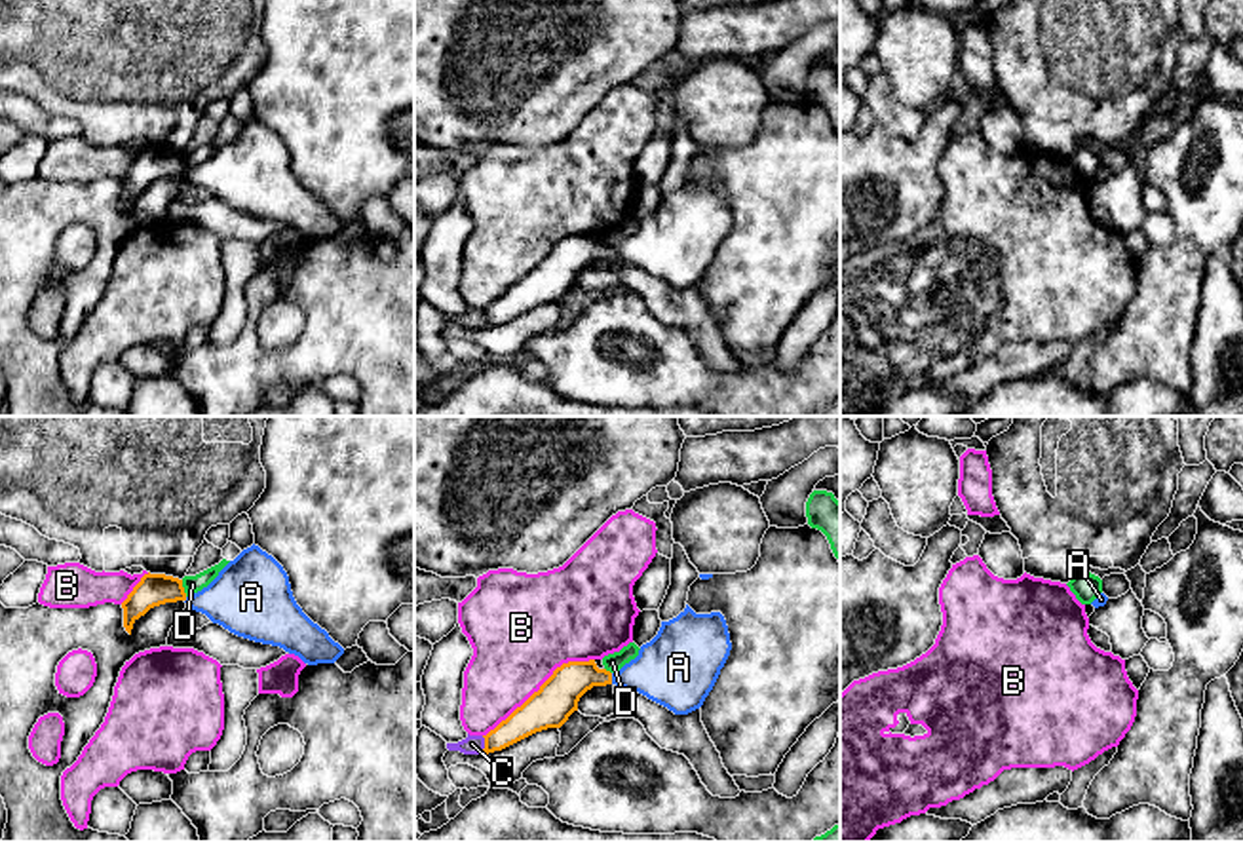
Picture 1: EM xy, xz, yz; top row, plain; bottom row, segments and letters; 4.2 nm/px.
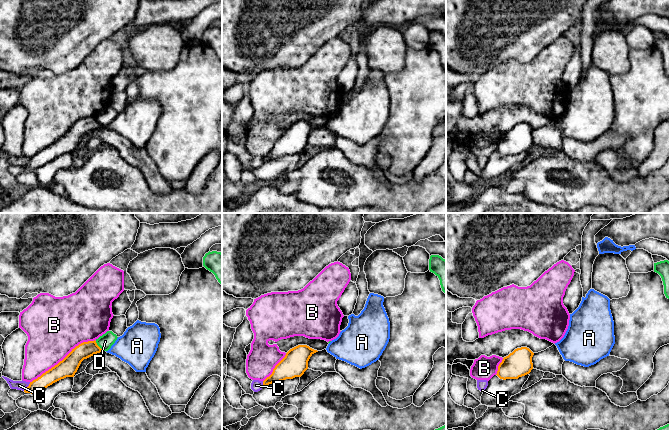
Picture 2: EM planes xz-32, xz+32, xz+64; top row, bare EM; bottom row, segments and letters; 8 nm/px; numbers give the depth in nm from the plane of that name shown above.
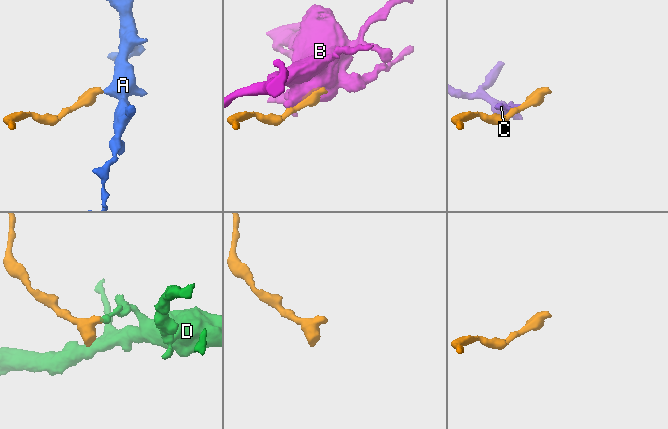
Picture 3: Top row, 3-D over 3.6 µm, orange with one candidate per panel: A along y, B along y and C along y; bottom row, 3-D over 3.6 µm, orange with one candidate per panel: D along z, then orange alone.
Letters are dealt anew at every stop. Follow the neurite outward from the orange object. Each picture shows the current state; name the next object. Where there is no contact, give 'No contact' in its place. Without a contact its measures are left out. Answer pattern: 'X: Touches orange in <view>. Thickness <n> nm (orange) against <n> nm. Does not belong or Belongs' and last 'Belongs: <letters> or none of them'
A: Touches orange in xz. Thickness 180 nm (orange) against 280 nm. Belongs
B: Touches orange in xz. Thickness 180 nm (orange) against 420 nm. Does not belong
C: Touches orange in xz. Thickness 140 nm (orange) against 80 nm. Does not belong
D: Touches orange in xy. Thickness 140 nm (orange) against 80 nm. Does not belong
Belongs: A

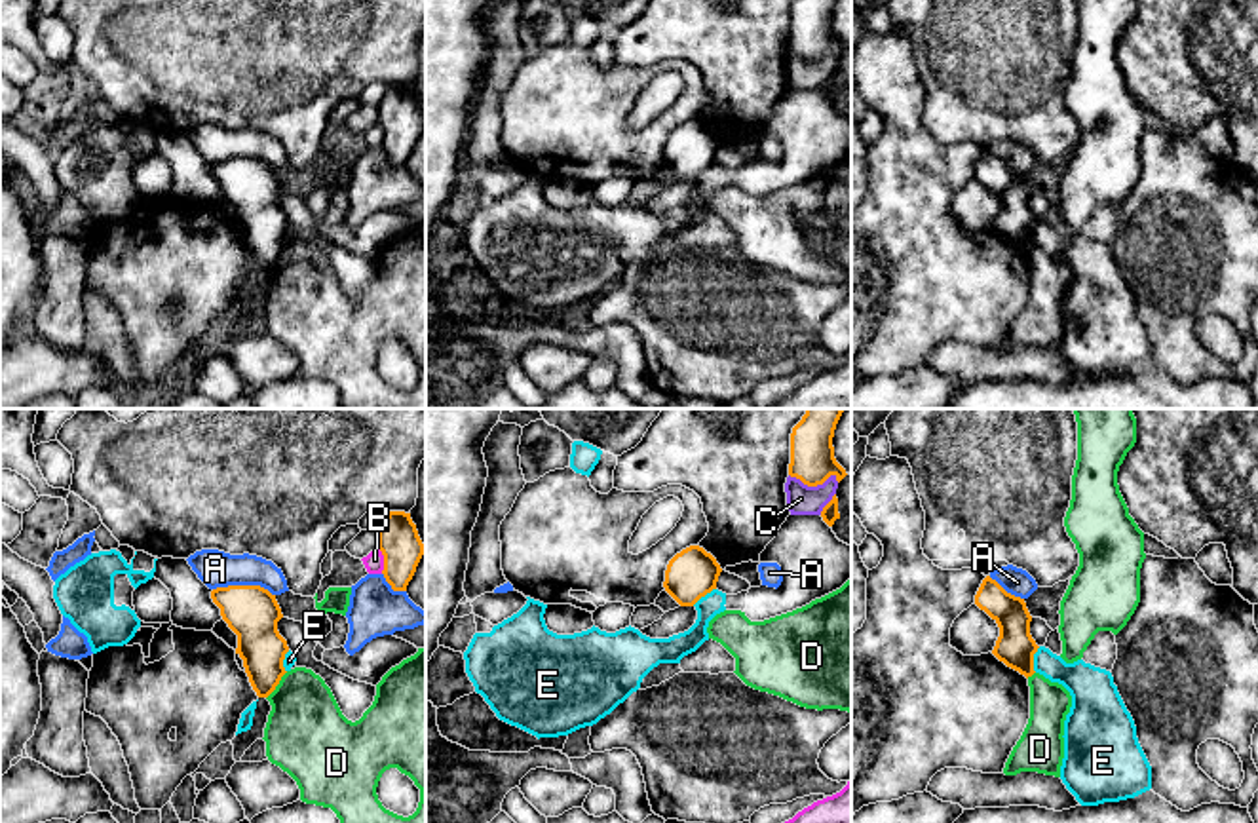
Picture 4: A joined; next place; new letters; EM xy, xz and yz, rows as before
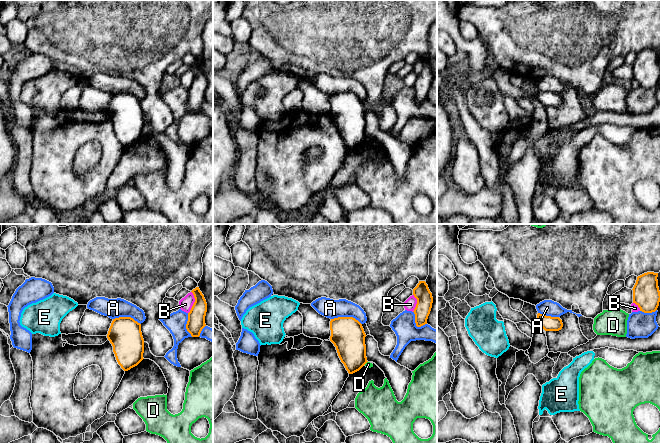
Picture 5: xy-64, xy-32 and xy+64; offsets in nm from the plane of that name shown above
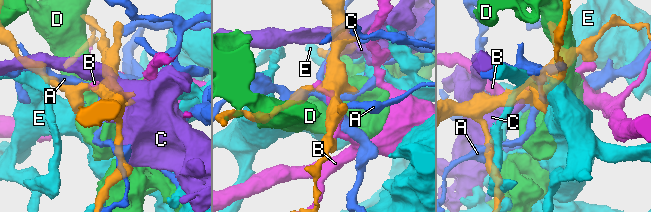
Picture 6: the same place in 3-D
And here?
A: Touches orange in xy. Thickness 220 nm (orange) against 160 nm. Does not belong
B: Touches orange in xy. Thickness 170 nm (orange) against 80 nm. Does not belong
C: Touches orange in xz. Thickness 190 nm (orange) against 130 nm. Does not belong
D: Touches orange in xy. Thickness 200 nm (orange) against 360 nm. Does not belong
E: Touches orange in yz. Thickness 160 nm (orange) against 160 nm. Does not belong
Belongs: none of them

